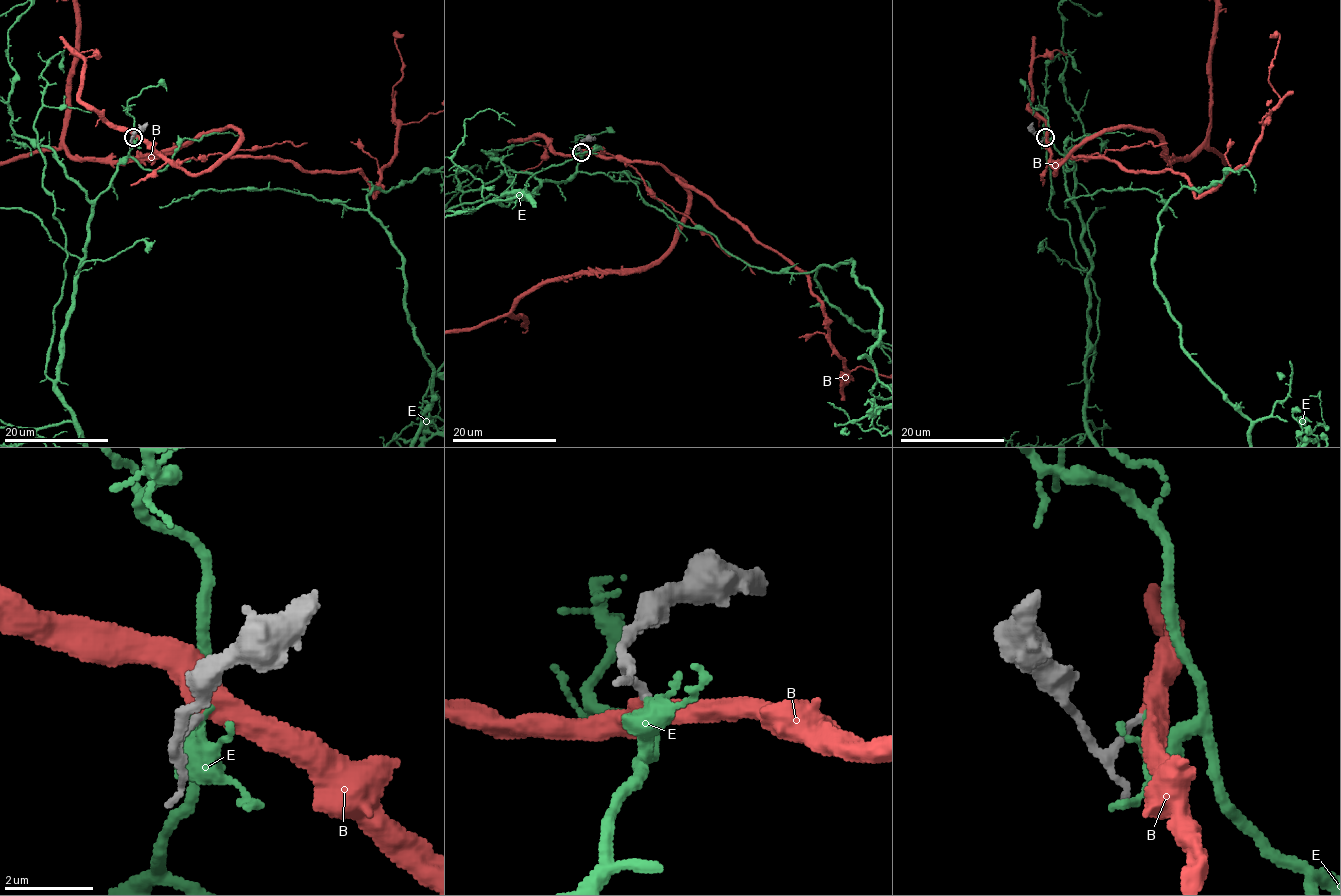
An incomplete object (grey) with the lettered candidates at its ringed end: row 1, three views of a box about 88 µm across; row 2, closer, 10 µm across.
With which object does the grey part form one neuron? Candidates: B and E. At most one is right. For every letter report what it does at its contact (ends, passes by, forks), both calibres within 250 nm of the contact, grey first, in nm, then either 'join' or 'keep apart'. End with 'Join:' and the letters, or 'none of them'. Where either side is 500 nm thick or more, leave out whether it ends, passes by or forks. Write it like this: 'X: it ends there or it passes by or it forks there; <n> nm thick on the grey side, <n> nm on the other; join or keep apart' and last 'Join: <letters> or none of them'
B: it passes by; 180 nm thick on the grey side, 440 nm on the other; join
E: it passes by; 180 nm thick on the grey side, 240 nm on the other; keep apart
Join: B

